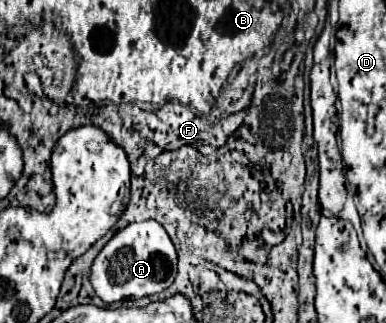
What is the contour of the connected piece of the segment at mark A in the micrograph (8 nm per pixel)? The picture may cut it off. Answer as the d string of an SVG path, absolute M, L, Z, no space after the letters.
M156 220L132 222L112 236L100 250L90 268L90 282L94 292L106 302L120 302L126 298L144 298L166 290L176 278L178 254L168 232Z

